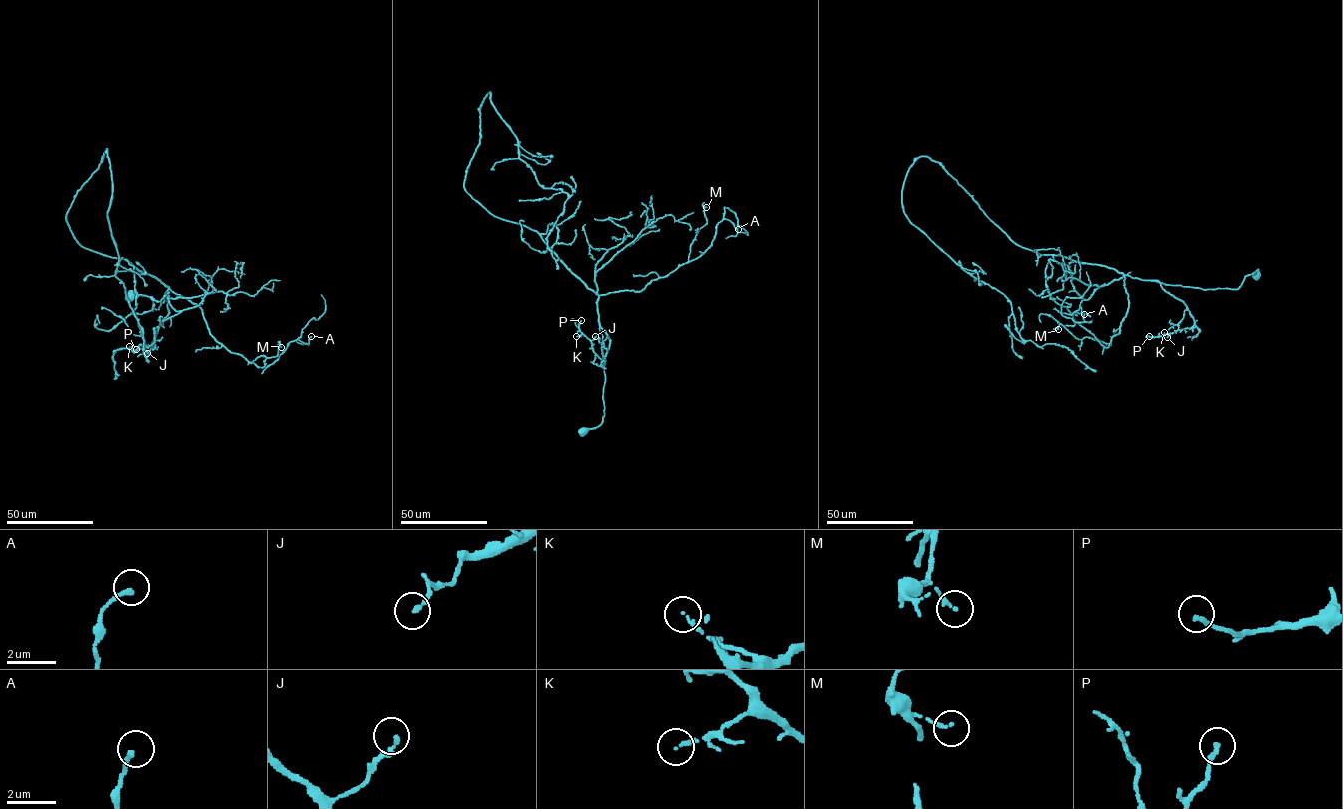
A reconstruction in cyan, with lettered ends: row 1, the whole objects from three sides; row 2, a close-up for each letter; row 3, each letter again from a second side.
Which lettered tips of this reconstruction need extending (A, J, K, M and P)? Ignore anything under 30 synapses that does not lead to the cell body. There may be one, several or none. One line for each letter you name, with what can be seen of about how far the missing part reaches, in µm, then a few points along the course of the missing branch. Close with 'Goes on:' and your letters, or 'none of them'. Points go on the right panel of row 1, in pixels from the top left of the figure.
Goes on: none of them

